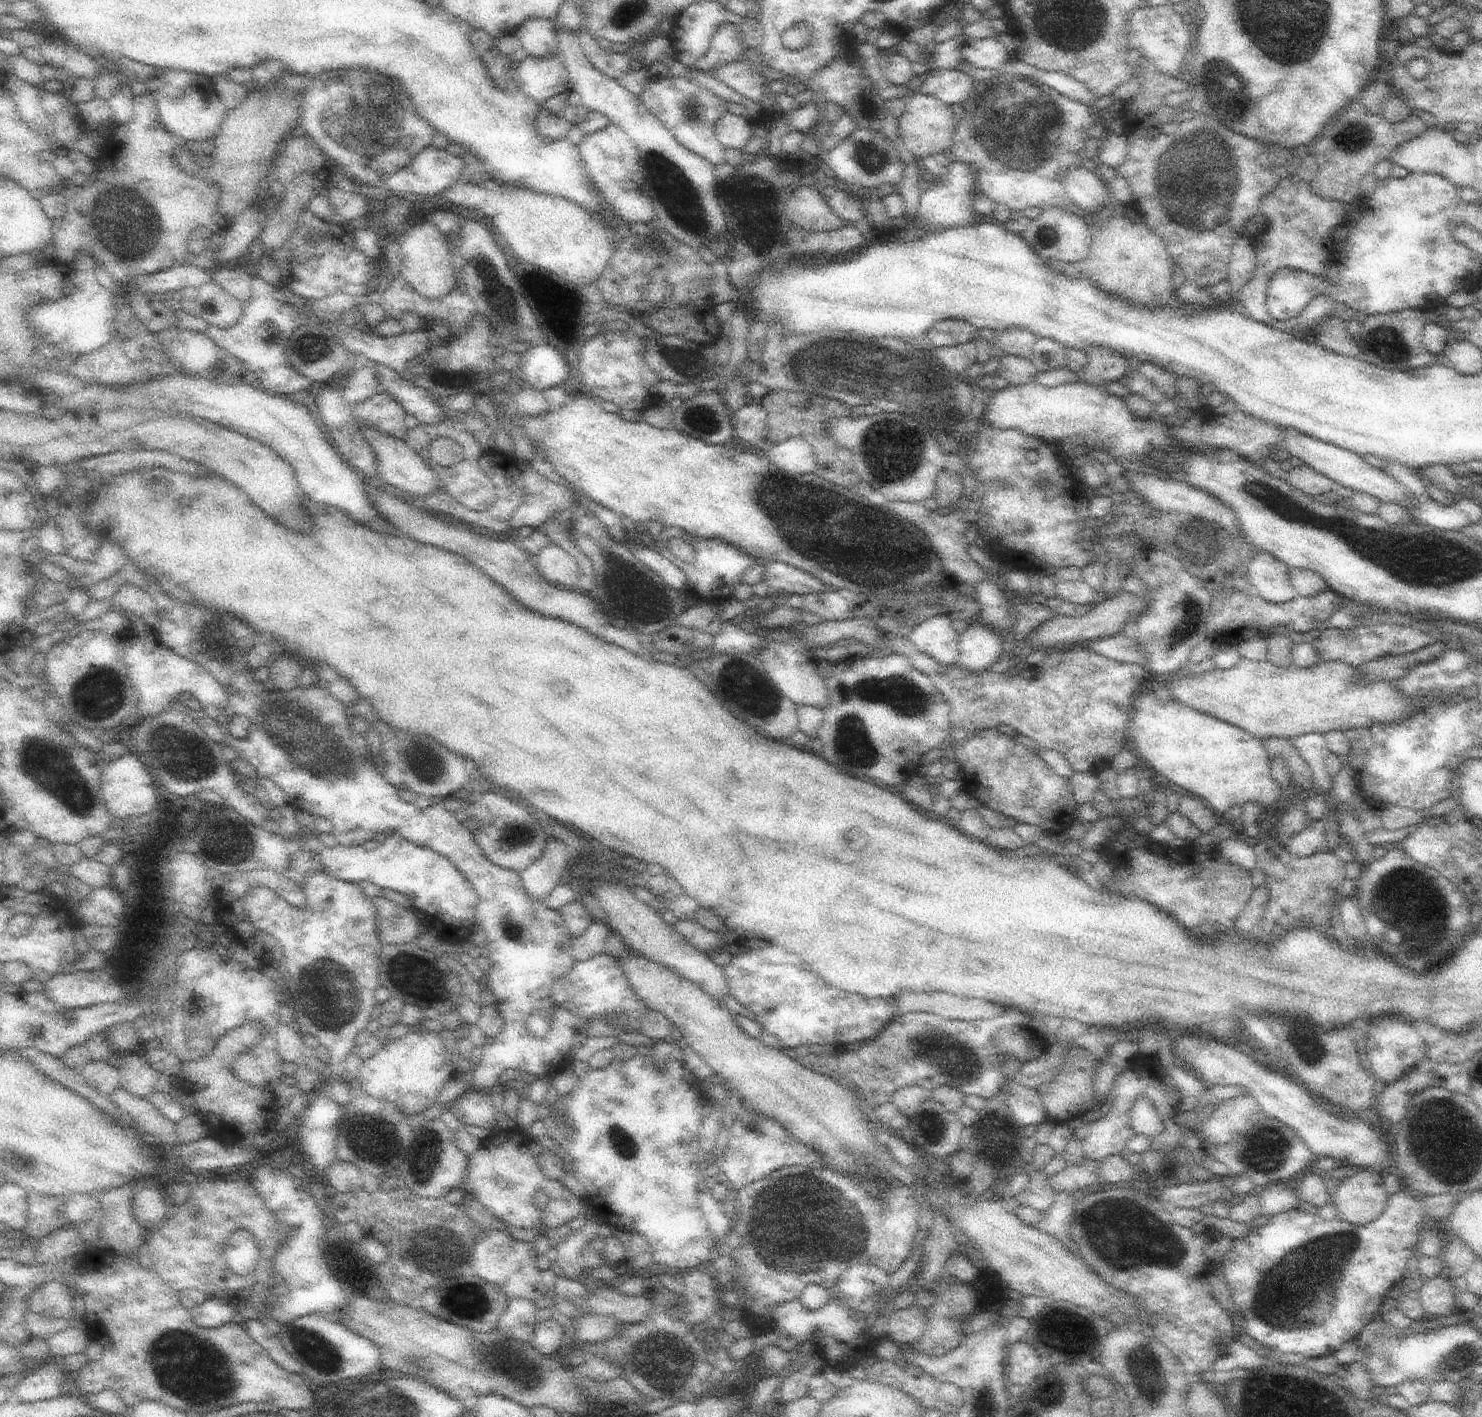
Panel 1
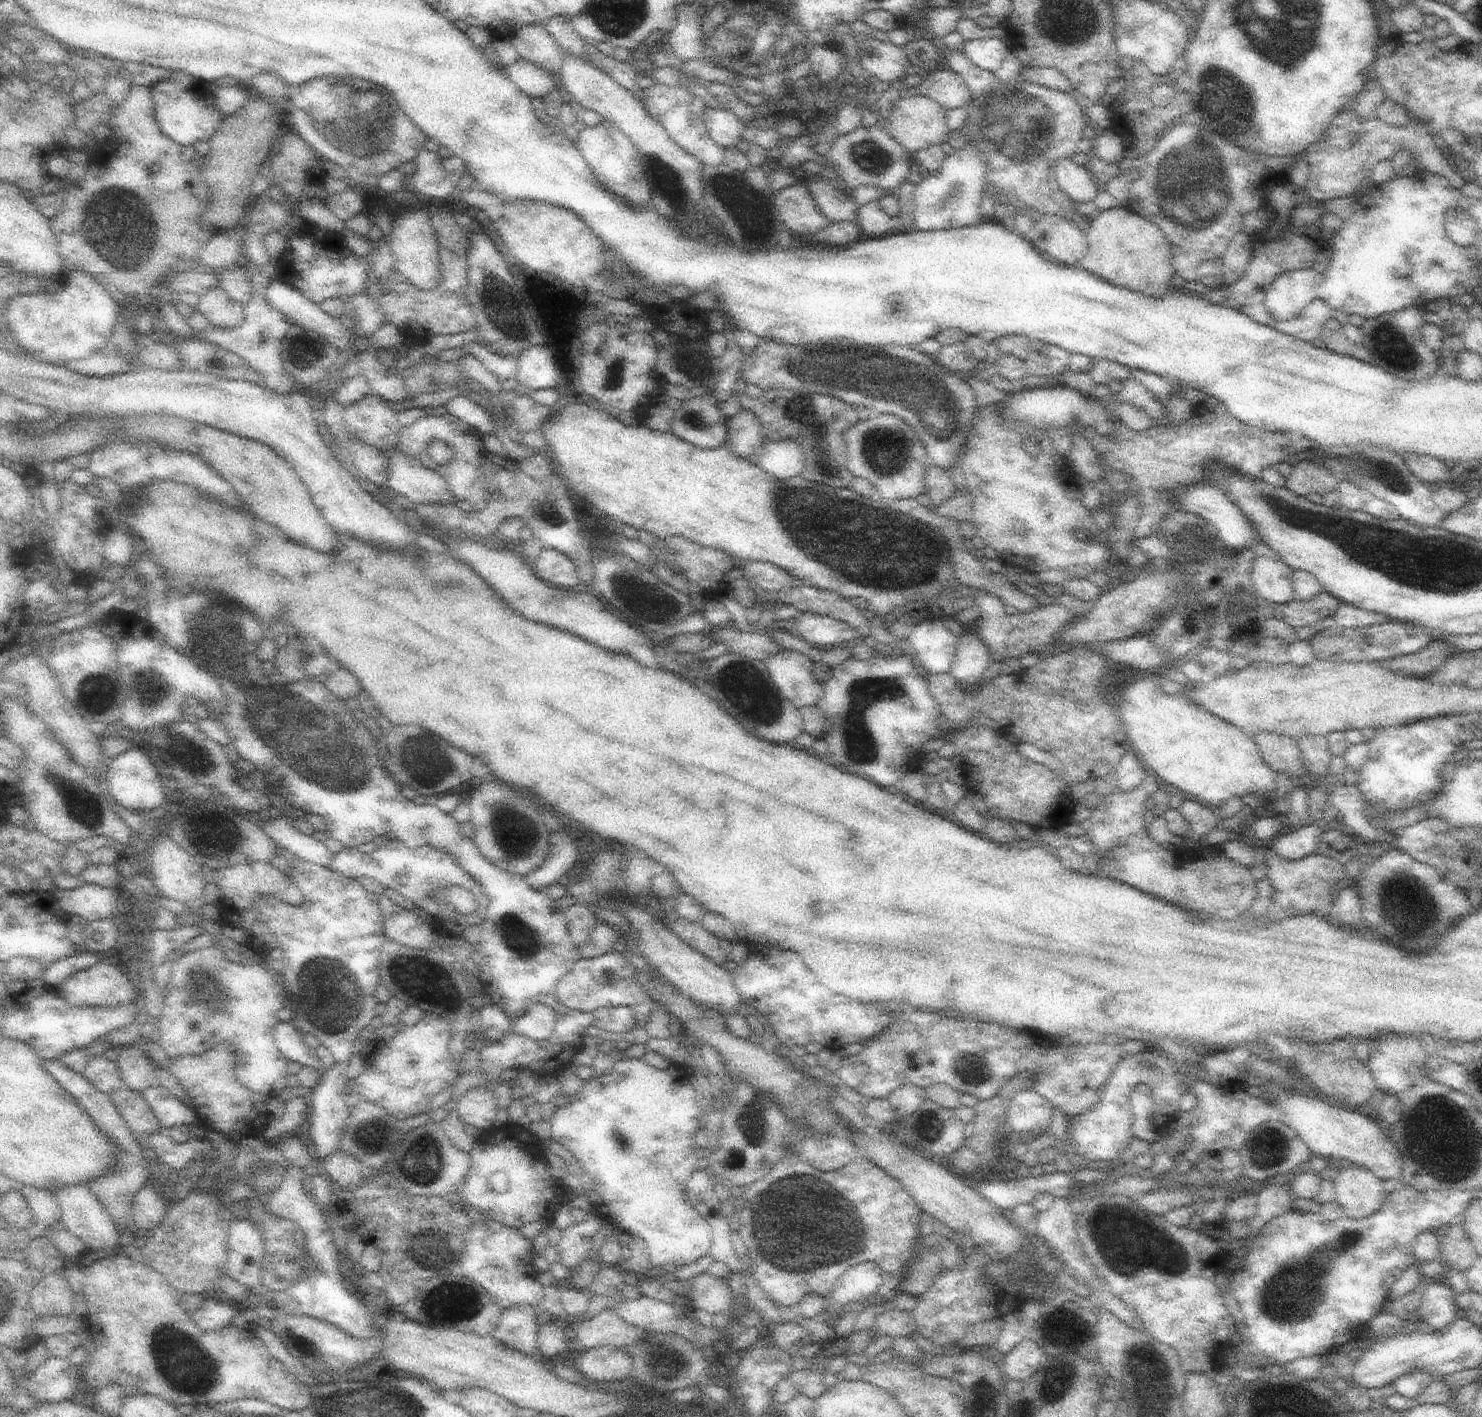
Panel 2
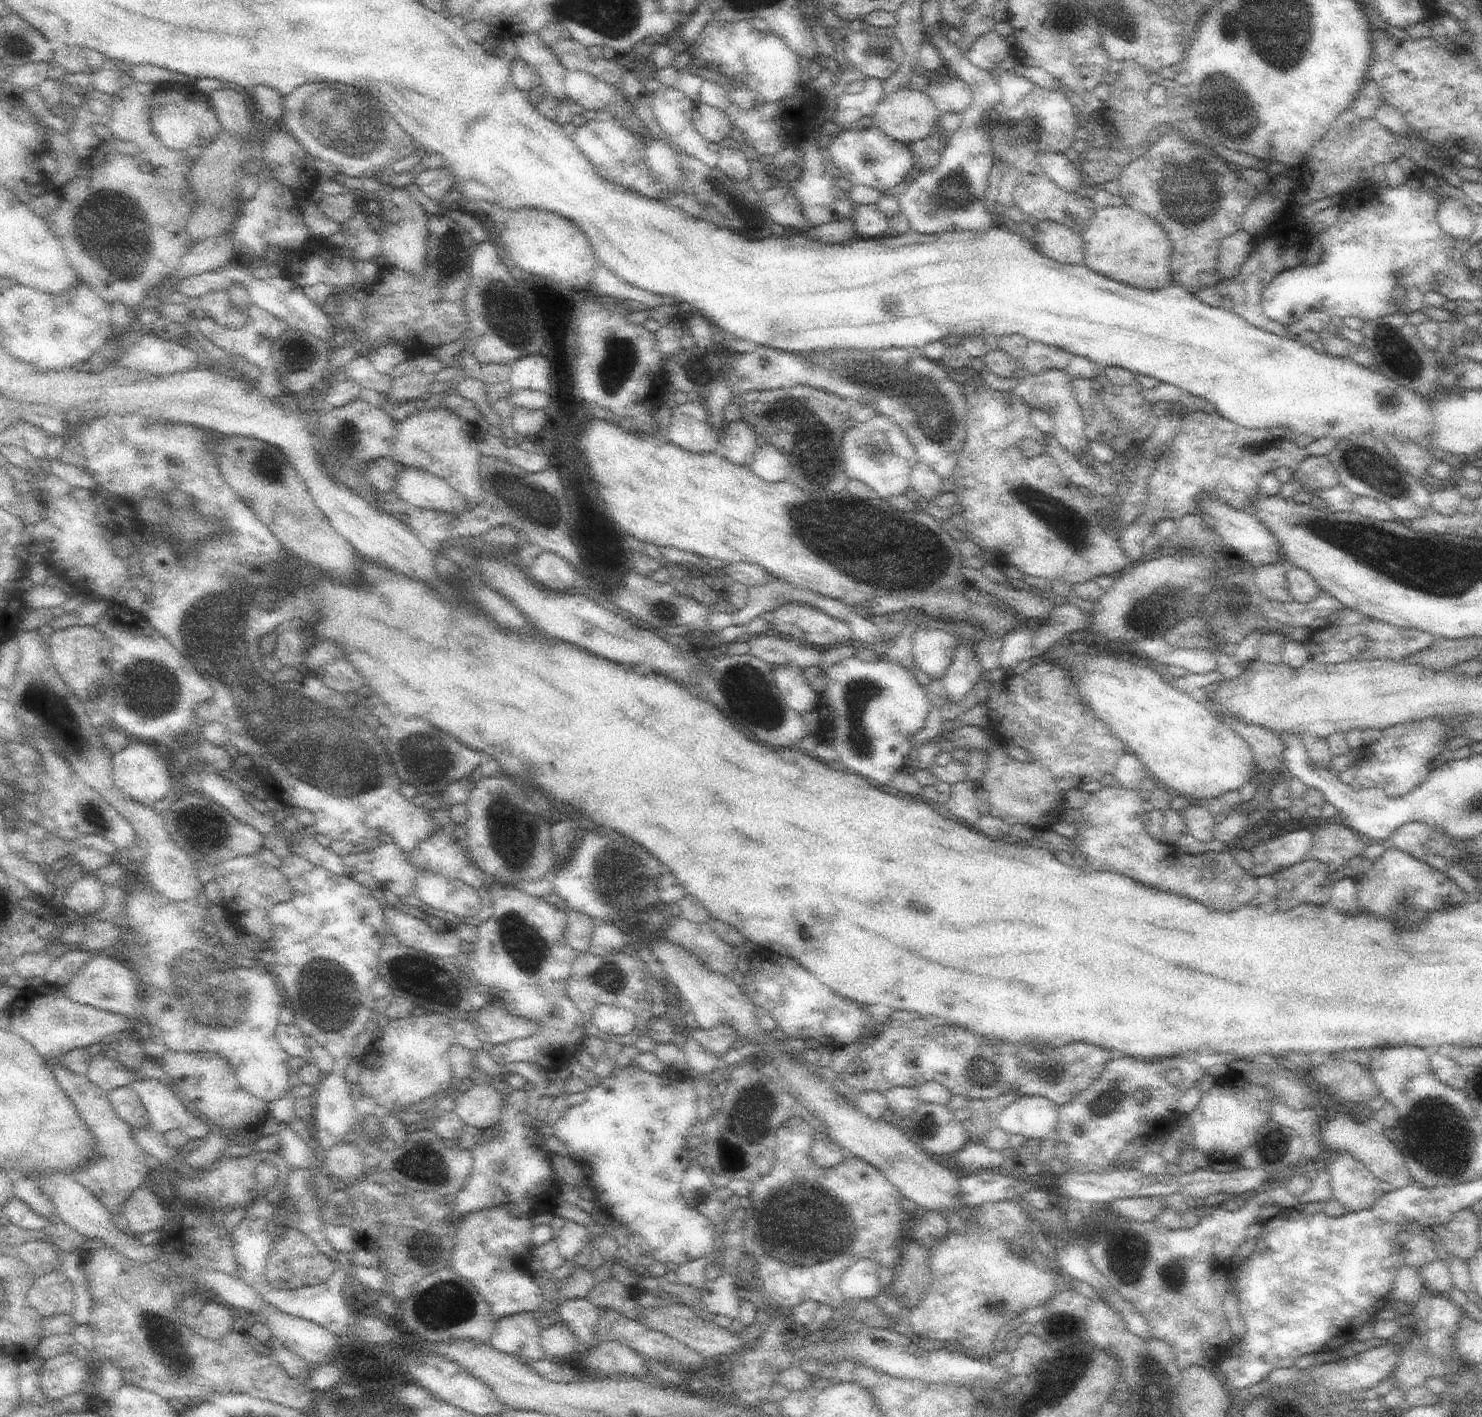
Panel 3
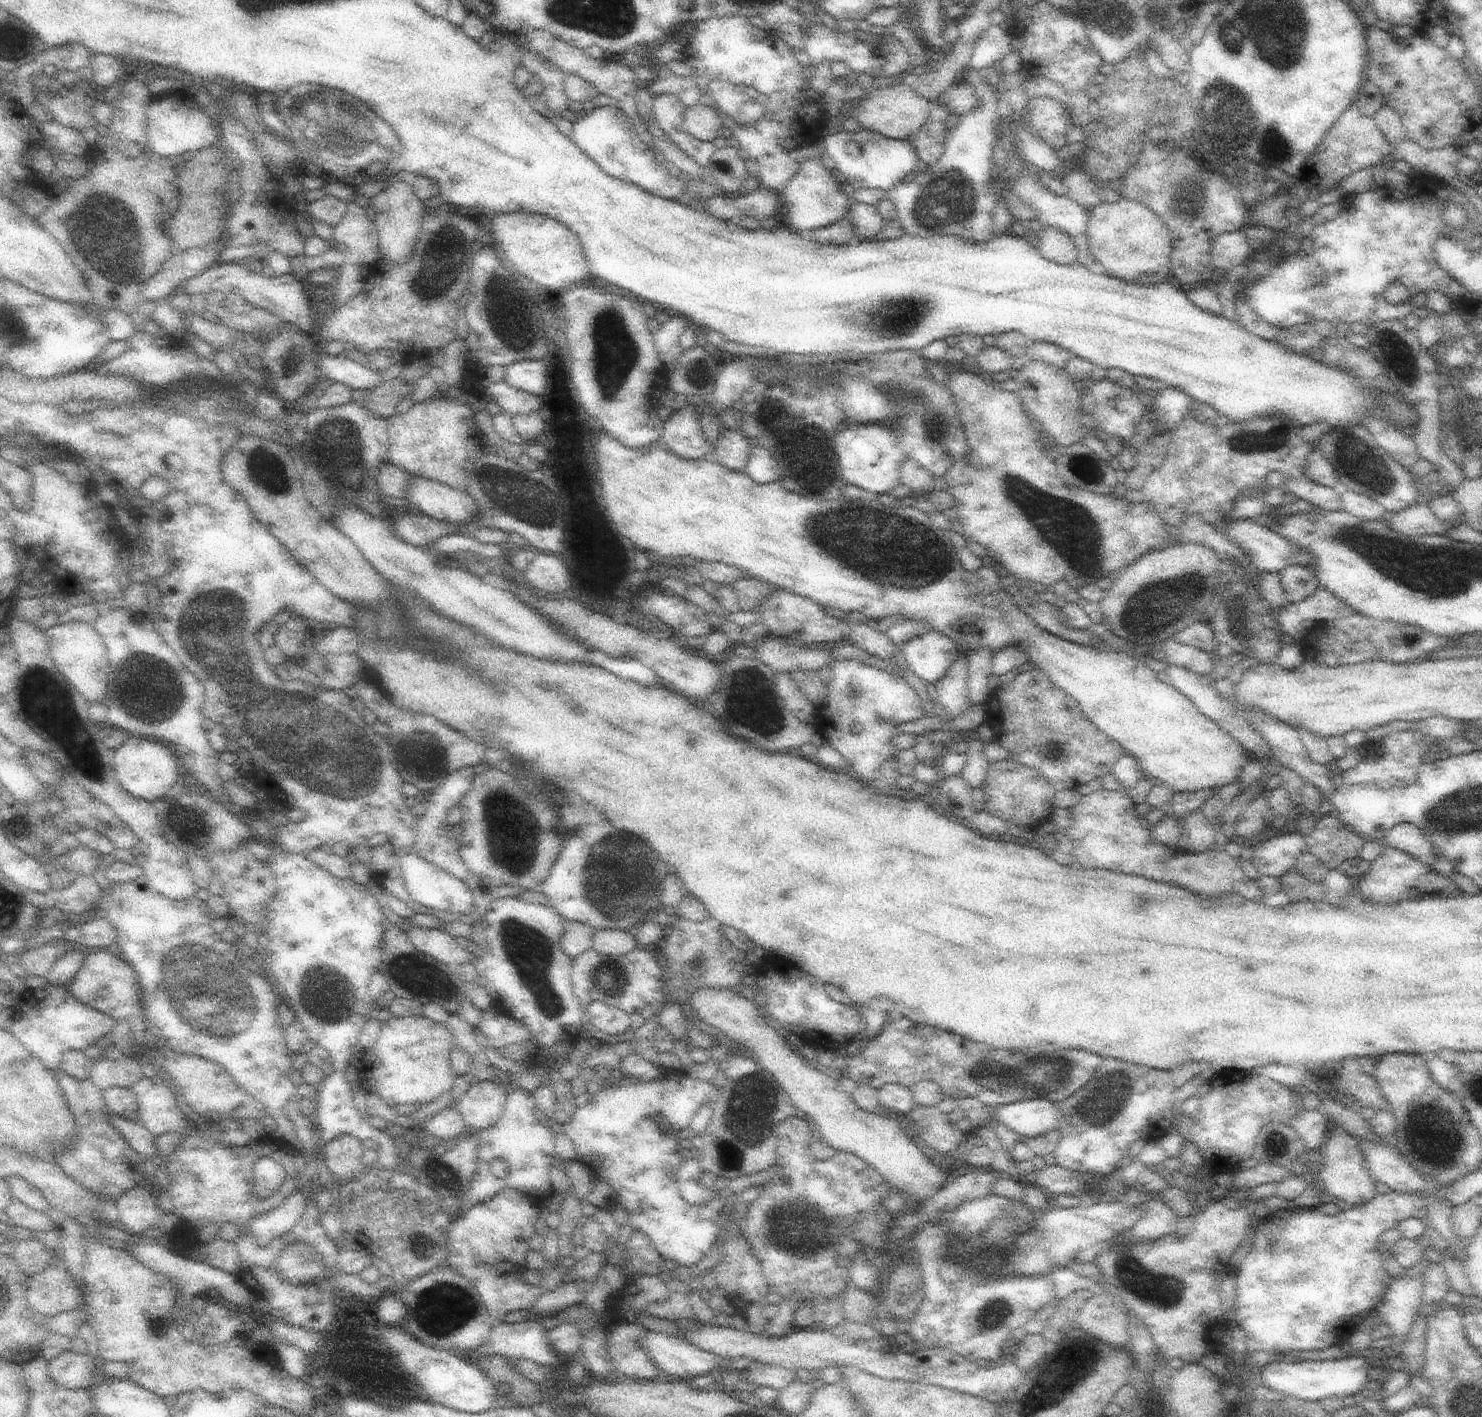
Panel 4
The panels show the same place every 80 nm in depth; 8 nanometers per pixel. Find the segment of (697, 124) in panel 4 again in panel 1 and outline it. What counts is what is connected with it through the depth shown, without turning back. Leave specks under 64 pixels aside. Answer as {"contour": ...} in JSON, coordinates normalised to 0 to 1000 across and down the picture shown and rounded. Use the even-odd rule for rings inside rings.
{"contour":[[[493,80],[486,82],[482,88],[482,93],[483,93],[486,102],[489,104],[495,104],[499,107],[509,96],[509,90],[510,89],[507,90],[507,88],[501,82]]]}

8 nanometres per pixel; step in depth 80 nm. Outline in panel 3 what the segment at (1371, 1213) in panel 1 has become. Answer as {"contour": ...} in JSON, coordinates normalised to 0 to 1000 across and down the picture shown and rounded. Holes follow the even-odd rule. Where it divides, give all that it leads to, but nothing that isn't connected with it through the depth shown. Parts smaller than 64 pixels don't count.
{"contour":[[[906,812],[906,814],[895,813],[892,818],[892,824],[895,826],[899,840],[899,845],[907,850],[911,856],[920,853],[925,853],[929,847],[935,842],[931,838],[932,833],[930,833],[918,819]]]}

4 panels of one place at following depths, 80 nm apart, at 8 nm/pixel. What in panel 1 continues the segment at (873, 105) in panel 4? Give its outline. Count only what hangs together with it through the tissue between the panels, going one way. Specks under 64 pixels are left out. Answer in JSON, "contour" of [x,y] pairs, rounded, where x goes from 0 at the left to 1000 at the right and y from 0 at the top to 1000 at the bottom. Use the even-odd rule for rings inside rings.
{"contour":[[[618,65],[617,68],[611,70],[611,77],[607,84],[603,84],[605,92],[614,107],[619,112],[623,112],[633,107],[641,107],[644,100],[644,93],[646,91],[647,86],[645,86],[642,76],[637,73],[636,71],[623,66]]]}

